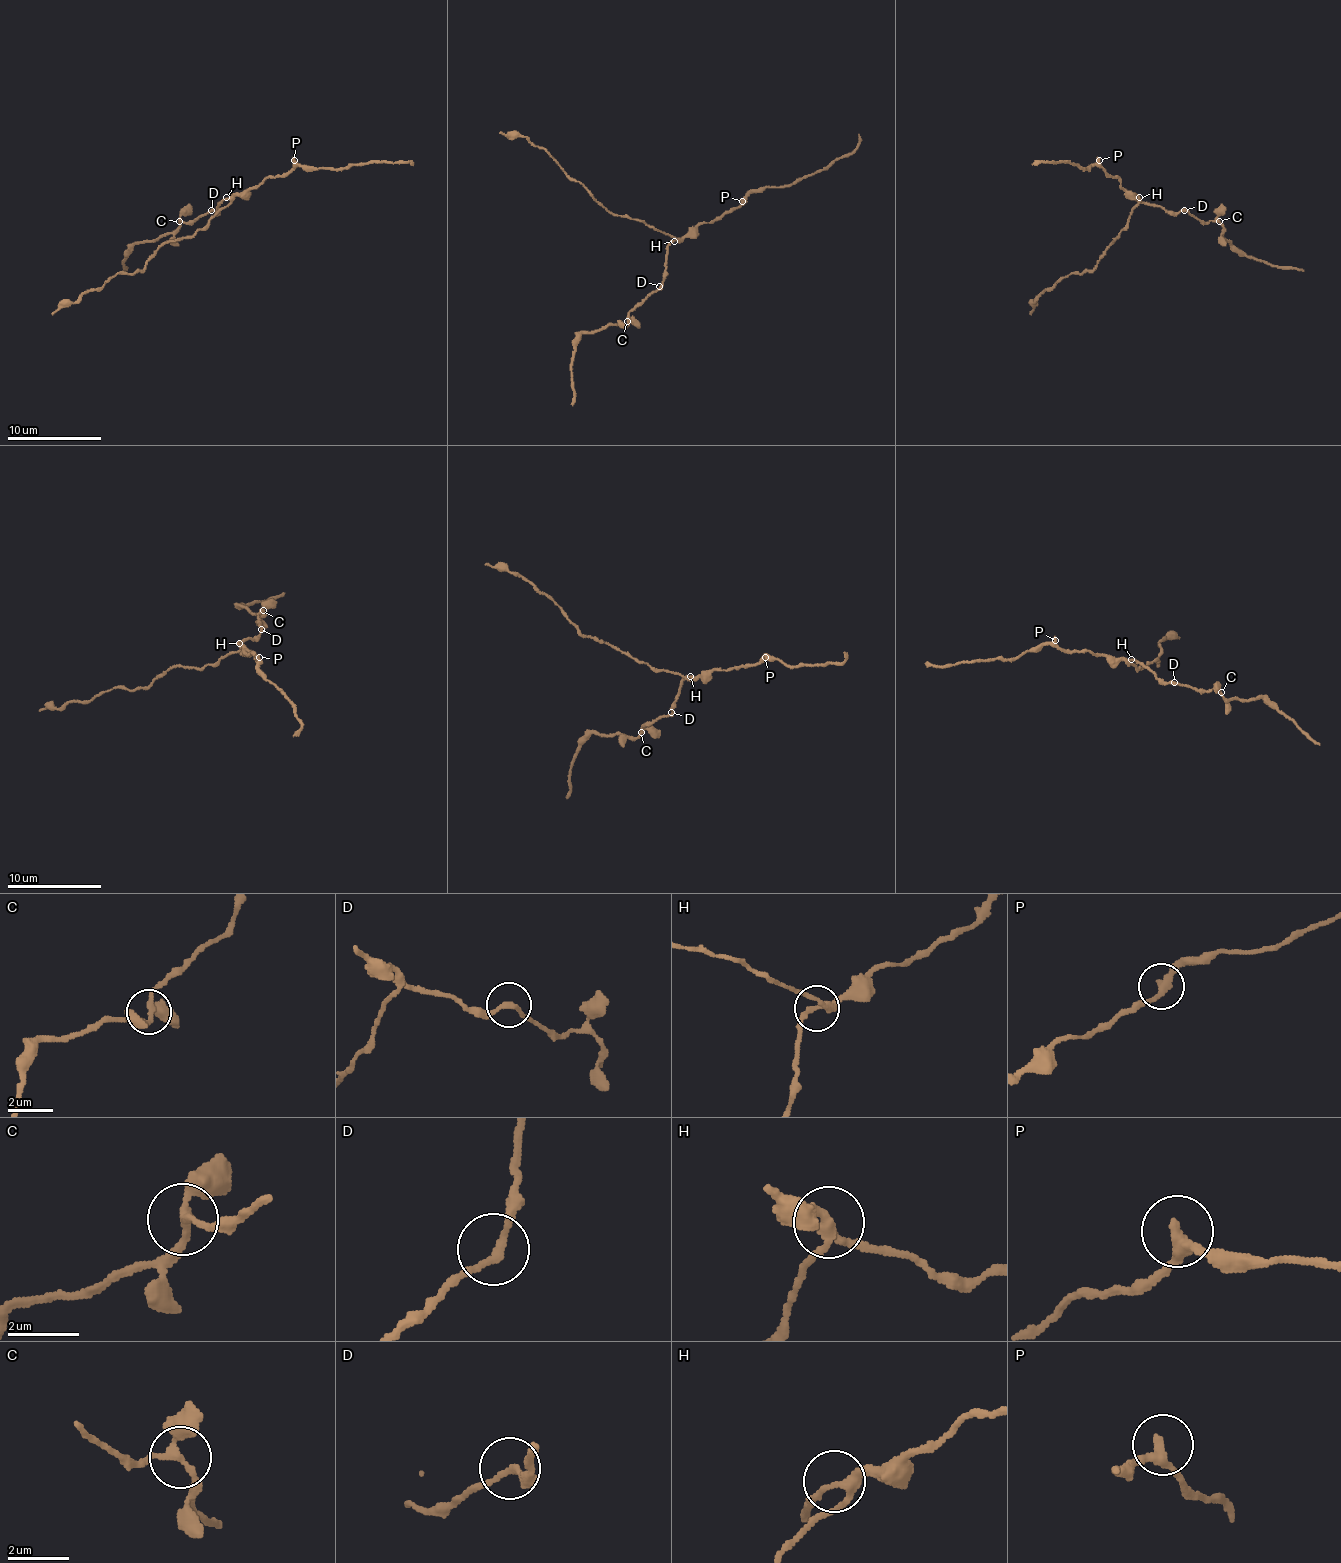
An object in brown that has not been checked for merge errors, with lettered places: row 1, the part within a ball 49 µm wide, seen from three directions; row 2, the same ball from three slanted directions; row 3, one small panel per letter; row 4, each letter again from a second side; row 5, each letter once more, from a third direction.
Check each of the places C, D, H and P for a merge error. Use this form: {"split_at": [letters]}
{"split_at": []}

